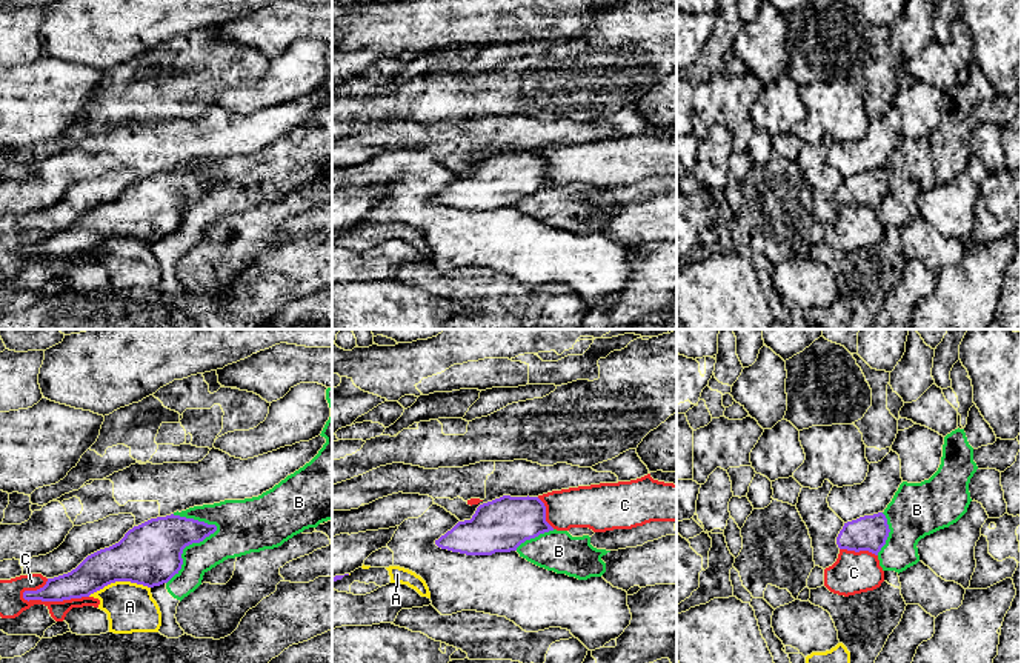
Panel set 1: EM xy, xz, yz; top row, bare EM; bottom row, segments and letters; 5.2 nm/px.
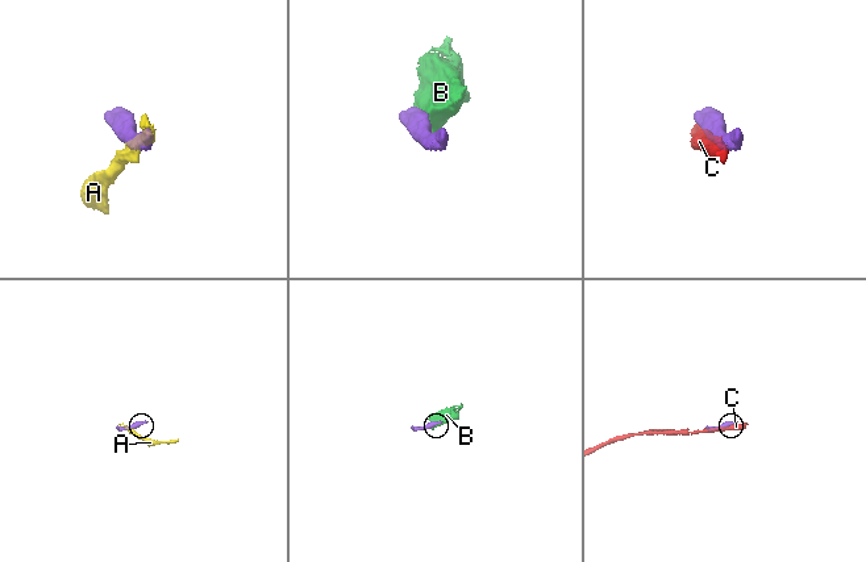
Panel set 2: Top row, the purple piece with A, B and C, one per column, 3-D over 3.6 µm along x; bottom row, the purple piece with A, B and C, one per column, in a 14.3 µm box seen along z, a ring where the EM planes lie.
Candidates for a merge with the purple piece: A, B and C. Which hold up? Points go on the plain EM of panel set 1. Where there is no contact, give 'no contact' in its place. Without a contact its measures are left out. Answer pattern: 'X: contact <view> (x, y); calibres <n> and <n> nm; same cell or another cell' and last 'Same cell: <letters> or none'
A: contact xy (119, 236); calibres 320 and 260 nm; another cell
B: contact xy (185, 202); calibres 320 and 190 nm; another cell
C: contact xy (54, 256); calibres 180 and 130 nm; another cell
Same cell: none

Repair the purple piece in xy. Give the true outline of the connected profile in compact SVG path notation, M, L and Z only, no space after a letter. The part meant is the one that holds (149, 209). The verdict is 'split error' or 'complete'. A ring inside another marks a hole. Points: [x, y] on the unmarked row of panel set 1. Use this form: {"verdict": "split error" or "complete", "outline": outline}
{"verdict": "complete", "outline": "M174 169L151 174L129 185L118 198L88 211L71 228L48 234L37 246L25 246L23 254L81 254L115 237L160 242L181 225L183 205L203 197L215 186L215 180Z"}

